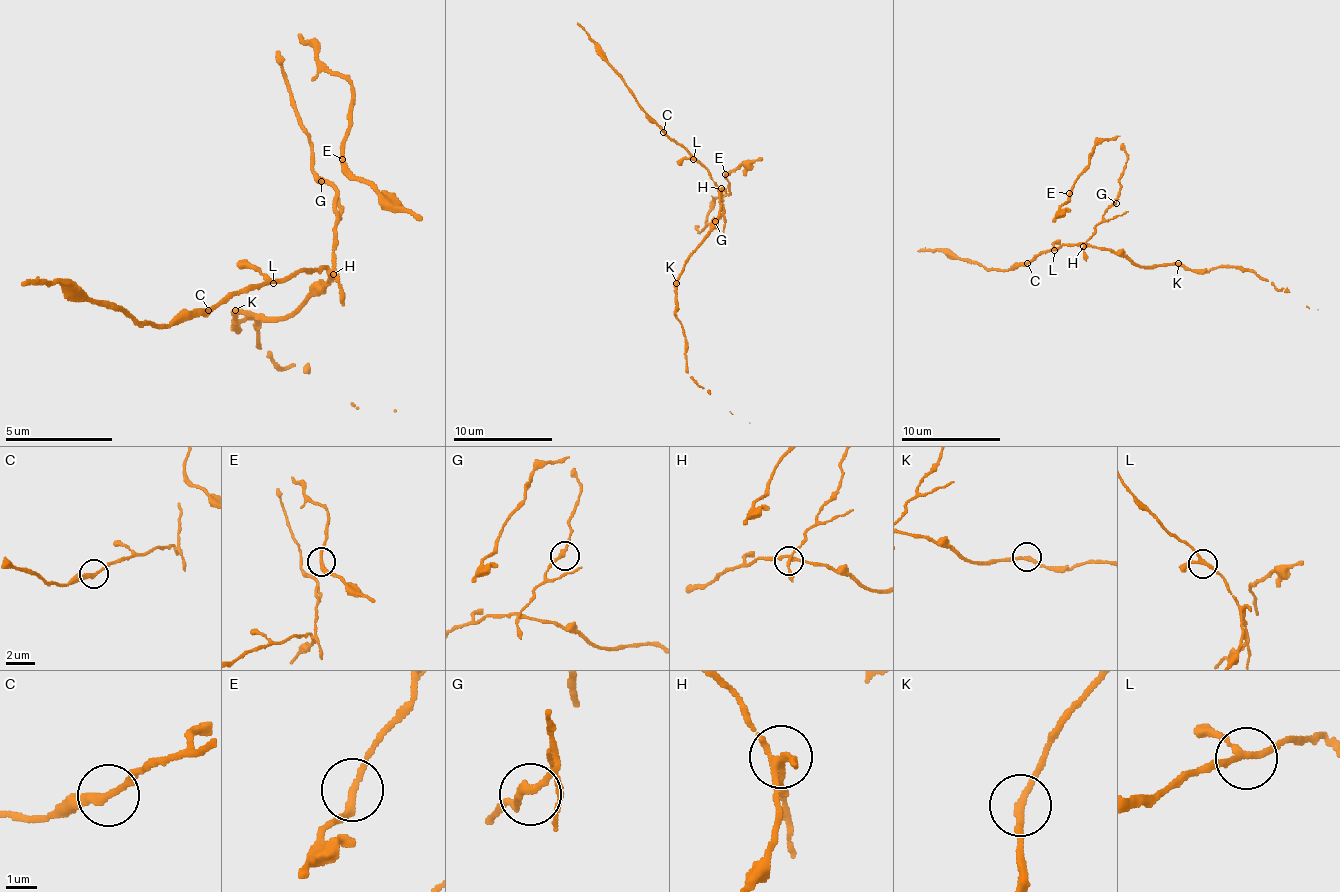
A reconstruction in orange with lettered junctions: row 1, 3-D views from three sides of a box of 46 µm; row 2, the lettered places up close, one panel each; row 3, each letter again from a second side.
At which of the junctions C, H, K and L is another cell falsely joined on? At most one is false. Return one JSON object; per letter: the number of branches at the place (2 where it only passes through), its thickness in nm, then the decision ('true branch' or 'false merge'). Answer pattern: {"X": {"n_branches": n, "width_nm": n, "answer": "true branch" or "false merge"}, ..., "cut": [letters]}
{"C": {"n_branches": 2, "width_nm": 200, "answer": "true branch"}, "H": {"n_branches": 4, "width_nm": 200, "answer": "false merge"}, "K": {"n_branches": 2, "width_nm": 240, "answer": "true branch"}, "L": {"n_branches": 3, "width_nm": 190, "answer": "true branch"}, "cut": ["H"]}

